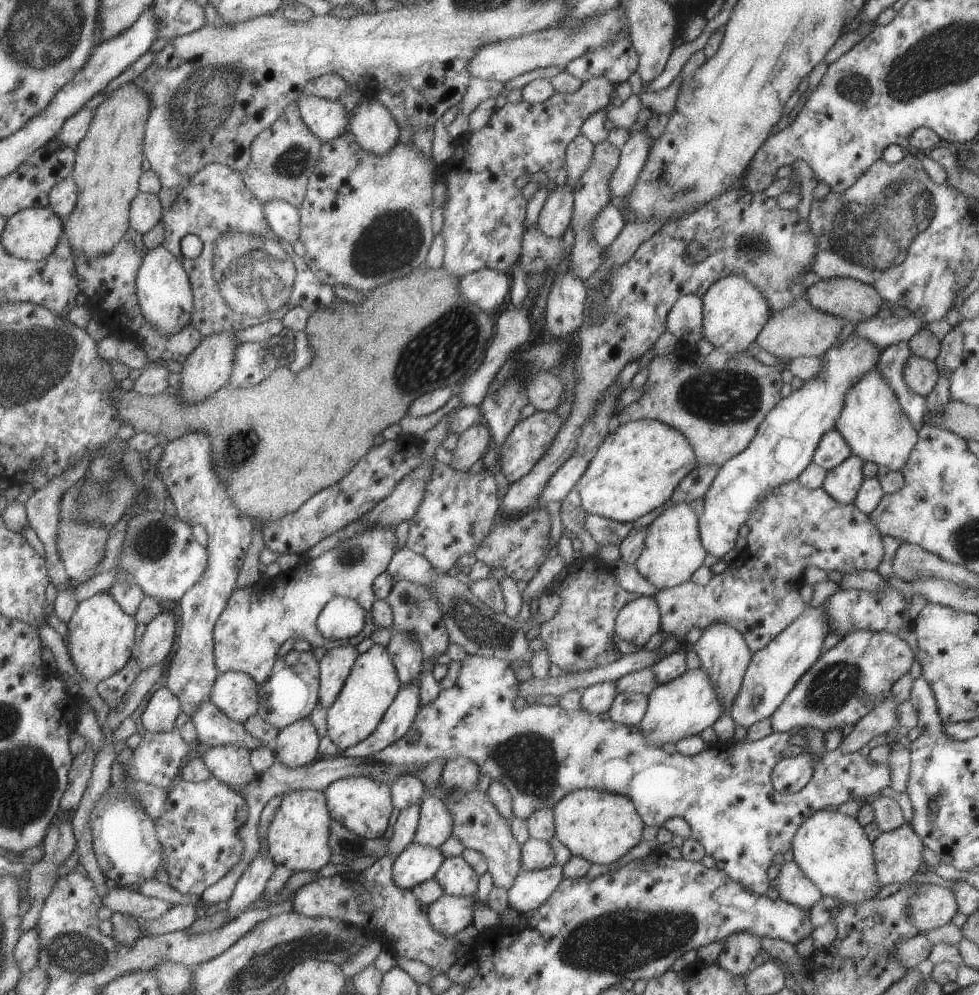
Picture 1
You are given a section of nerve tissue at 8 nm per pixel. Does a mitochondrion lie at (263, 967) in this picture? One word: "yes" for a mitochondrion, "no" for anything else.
yes

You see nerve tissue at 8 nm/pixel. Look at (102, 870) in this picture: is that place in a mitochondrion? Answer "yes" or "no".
no

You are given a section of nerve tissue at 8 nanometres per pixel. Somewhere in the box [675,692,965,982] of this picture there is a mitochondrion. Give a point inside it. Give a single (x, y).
(954, 767)

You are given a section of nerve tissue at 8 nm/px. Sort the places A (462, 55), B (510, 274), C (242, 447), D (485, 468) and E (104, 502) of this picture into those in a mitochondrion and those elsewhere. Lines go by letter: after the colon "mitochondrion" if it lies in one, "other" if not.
A: other
B: other
C: mitochondrion
D: other
E: mitochondrion

